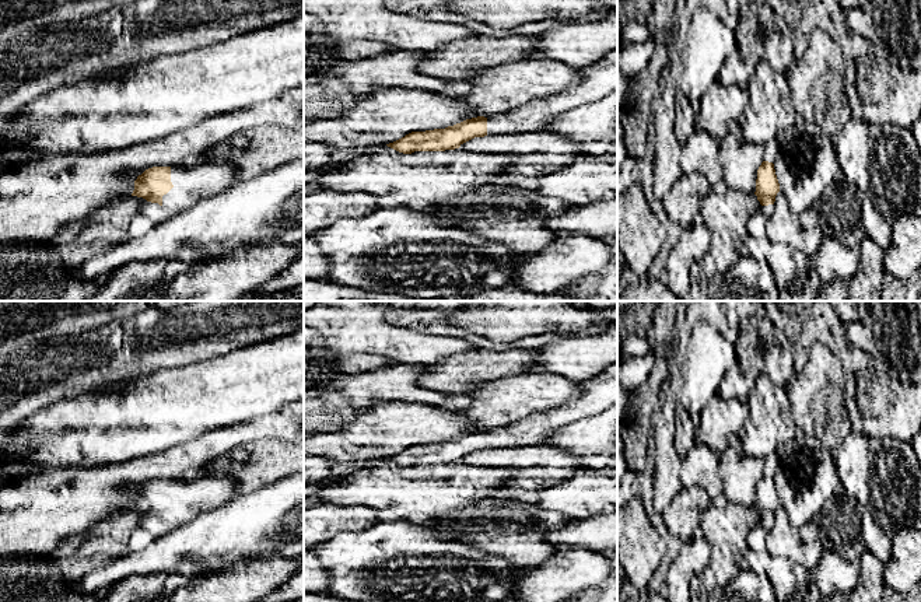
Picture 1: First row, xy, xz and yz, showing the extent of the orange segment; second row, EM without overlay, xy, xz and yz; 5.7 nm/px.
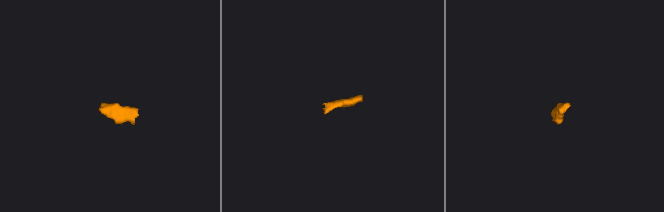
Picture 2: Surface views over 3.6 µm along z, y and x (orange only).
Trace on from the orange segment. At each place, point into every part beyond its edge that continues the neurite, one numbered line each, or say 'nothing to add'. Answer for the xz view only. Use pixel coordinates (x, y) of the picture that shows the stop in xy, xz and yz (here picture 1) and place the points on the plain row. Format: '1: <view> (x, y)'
1: xz (599, 392)

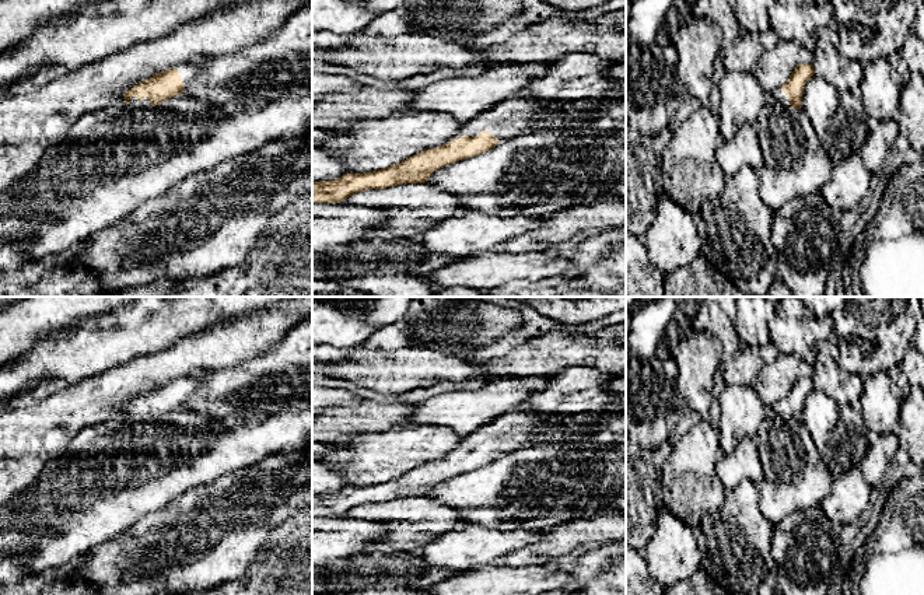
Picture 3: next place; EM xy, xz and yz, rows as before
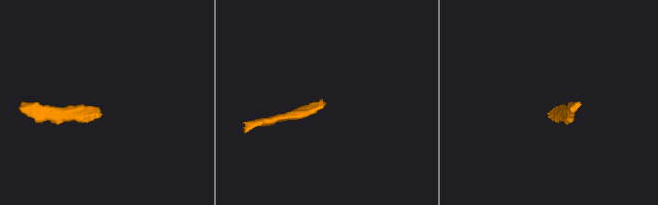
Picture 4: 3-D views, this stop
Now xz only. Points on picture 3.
1: xz (515, 430)

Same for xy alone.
1: xy (144, 416)

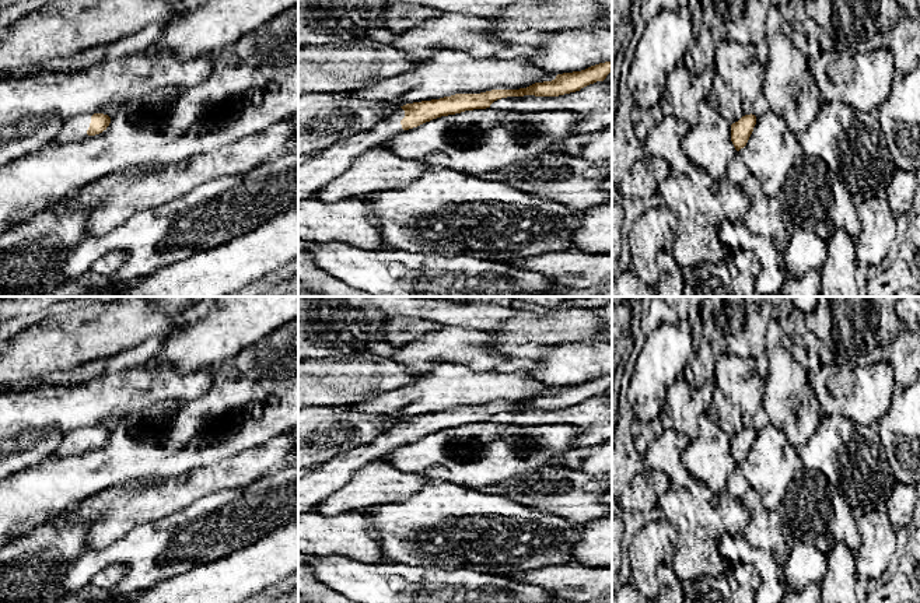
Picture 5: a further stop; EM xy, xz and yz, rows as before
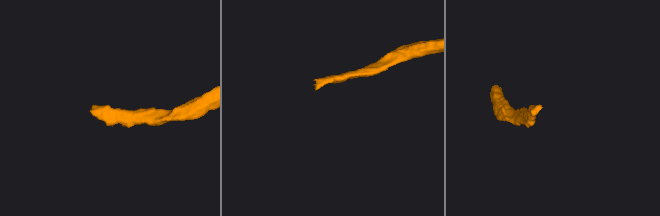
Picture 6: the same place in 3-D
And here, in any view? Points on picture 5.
1: xz (324, 480)

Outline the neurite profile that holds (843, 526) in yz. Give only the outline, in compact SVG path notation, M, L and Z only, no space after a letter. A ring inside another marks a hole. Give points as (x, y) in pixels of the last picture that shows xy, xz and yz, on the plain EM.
M832 492L832 516L829 520L829 532L836 541L843 541L853 553L858 550L860 537L857 520L850 506L837 492Z

